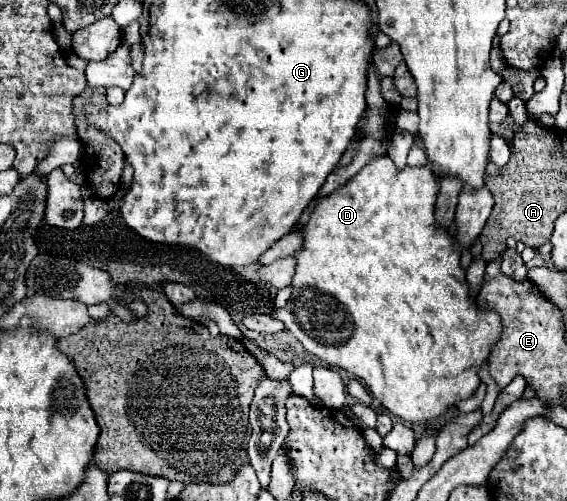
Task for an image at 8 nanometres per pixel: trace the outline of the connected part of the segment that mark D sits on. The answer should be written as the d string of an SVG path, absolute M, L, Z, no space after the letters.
M377 156L373 158L357 176L353 176L345 186L335 190L331 196L319 198L315 212L309 218L309 224L301 228L303 232L303 250L295 254L297 258L297 272L293 278L293 296L289 298L289 304L277 312L273 312L273 318L281 320L289 332L297 336L297 340L305 346L307 352L323 358L329 366L343 368L349 374L357 376L359 380L365 380L365 386L373 392L373 396L397 418L409 422L409 424L429 424L431 420L437 420L447 408L453 408L459 400L465 400L473 396L477 386L481 384L479 368L487 362L491 348L501 340L501 318L495 310L479 308L471 300L471 288L465 278L465 270L461 268L461 256L457 252L459 244L455 236L449 230L437 230L435 220L435 202L439 194L439 182L435 180L429 166L411 168L405 166L403 170L397 170L393 160L389 156Z

